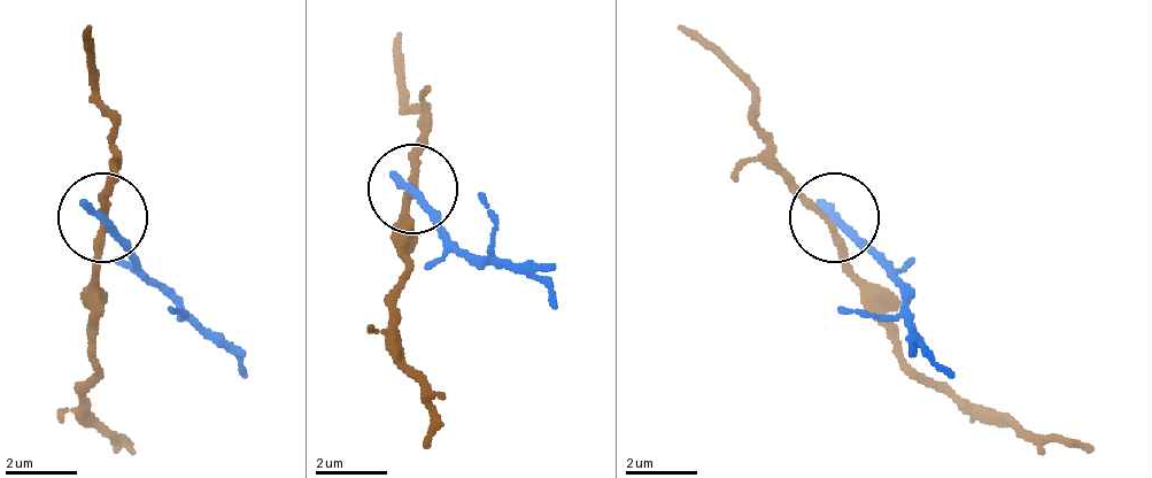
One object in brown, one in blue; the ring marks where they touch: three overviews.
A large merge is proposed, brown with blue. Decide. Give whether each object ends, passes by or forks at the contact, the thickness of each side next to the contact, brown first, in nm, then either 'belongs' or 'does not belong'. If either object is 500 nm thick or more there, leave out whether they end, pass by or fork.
brown passes by | blue ends | 220/280 nm | does not belong

